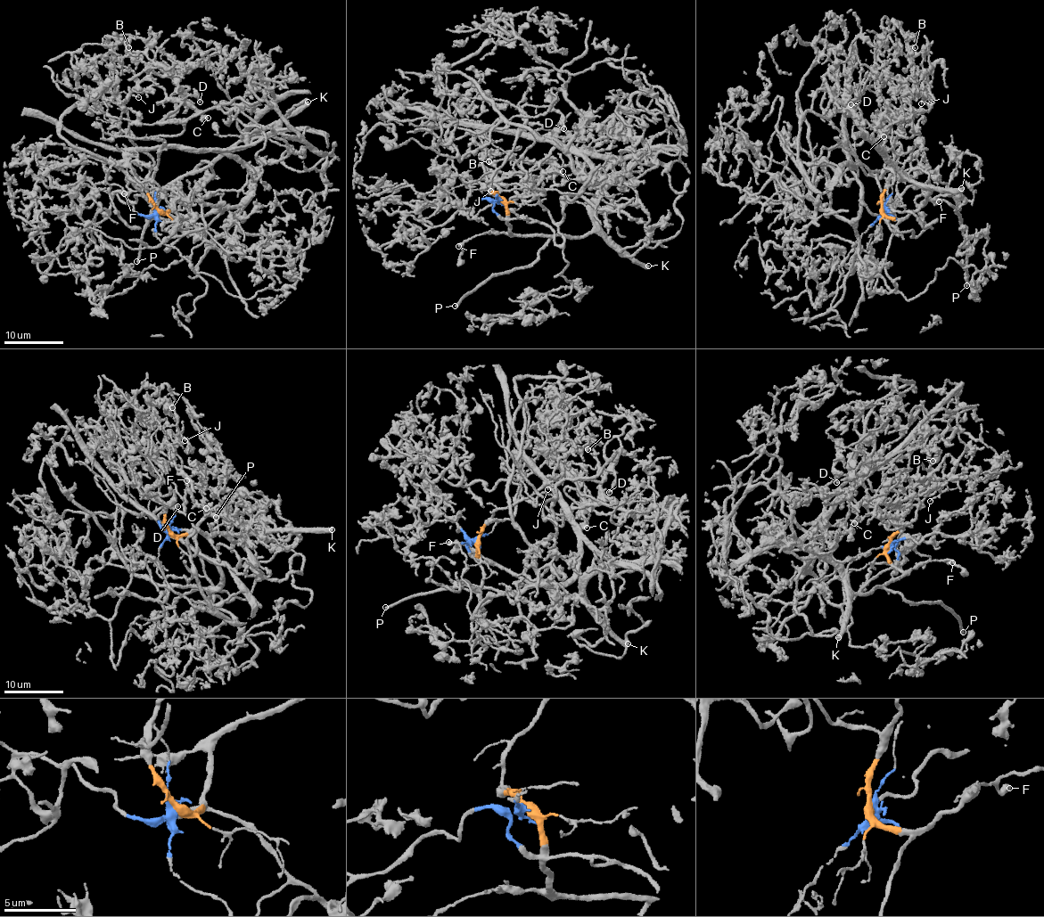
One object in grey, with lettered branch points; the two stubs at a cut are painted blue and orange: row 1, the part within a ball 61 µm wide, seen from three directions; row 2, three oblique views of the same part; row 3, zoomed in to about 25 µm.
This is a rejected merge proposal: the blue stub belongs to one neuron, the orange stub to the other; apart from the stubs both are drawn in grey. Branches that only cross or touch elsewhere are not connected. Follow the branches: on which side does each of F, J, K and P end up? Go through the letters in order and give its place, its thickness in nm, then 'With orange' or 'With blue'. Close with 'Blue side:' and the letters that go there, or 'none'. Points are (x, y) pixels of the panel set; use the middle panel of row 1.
F: Place: (458, 246). Thickness 480 nm. With orange
J: Place: (490, 191). Thickness 90 nm. With orange
K: Place: (648, 266). Thickness 500 nm. With orange
P: Place: (455, 306). Thickness 320 nm. With orange
Blue side: none

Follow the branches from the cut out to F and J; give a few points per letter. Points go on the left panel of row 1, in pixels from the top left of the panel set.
F: (156, 209), (166, 212), (169, 207), (170, 188), (145, 188), (124, 193)
J: (156, 209), (147, 192), (153, 159), (115, 124), (107, 111), (114, 98), (120, 93), (139, 97)

